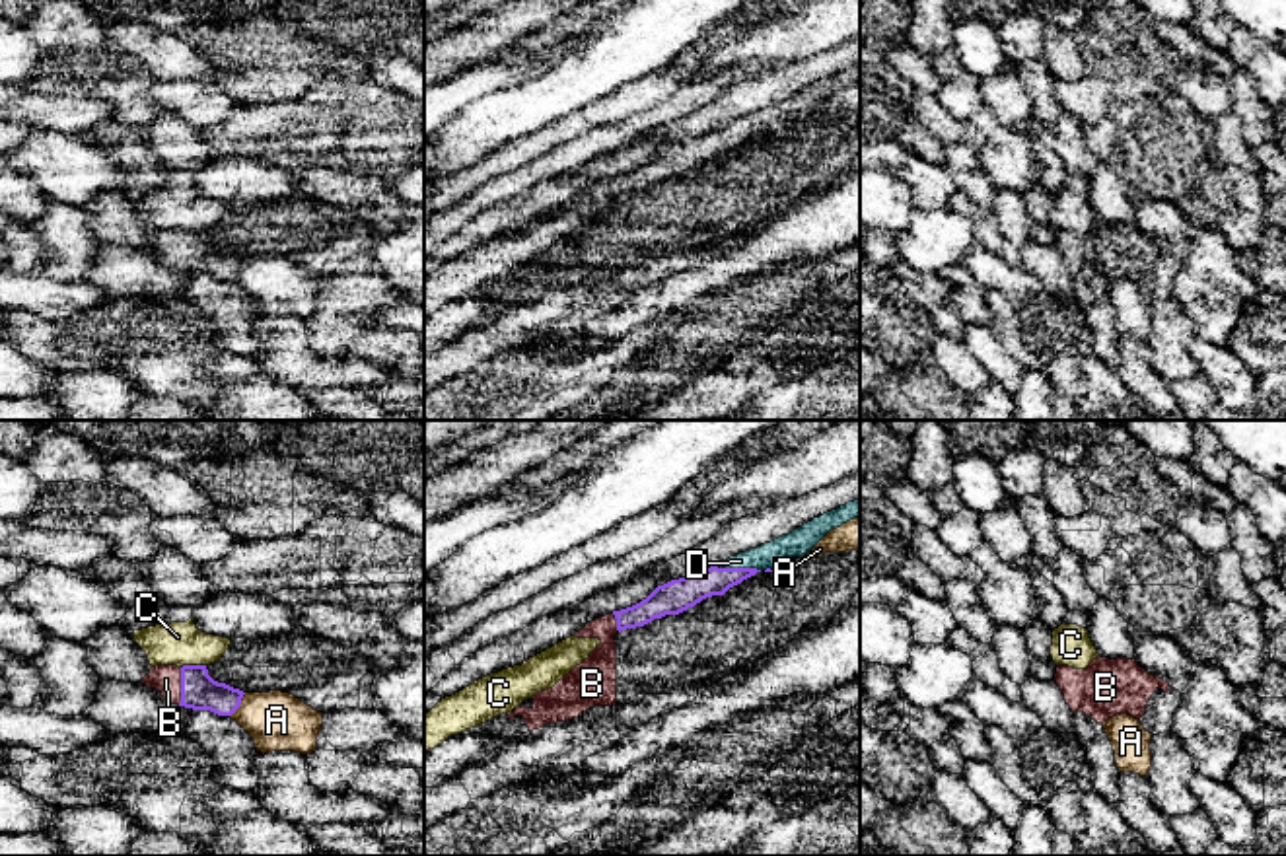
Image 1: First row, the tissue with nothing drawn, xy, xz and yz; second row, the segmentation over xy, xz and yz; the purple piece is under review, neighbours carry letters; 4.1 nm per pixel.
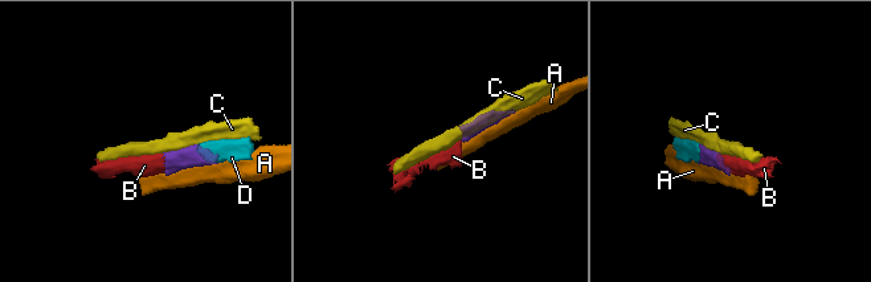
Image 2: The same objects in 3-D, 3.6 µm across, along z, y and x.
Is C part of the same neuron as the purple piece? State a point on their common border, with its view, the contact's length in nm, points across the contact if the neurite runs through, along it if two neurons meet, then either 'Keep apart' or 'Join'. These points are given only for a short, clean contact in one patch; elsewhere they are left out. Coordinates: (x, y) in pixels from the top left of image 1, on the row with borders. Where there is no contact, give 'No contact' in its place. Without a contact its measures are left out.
Touches purple at xy (193, 666). Shared border 110 nm. Keep apart

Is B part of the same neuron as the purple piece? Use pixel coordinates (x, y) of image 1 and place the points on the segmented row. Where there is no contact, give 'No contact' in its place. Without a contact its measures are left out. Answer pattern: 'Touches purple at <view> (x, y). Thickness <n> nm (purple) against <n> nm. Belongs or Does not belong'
Touches purple at xy (181, 685). Thickness 160 nm (purple) against 120 nm. Belongs

